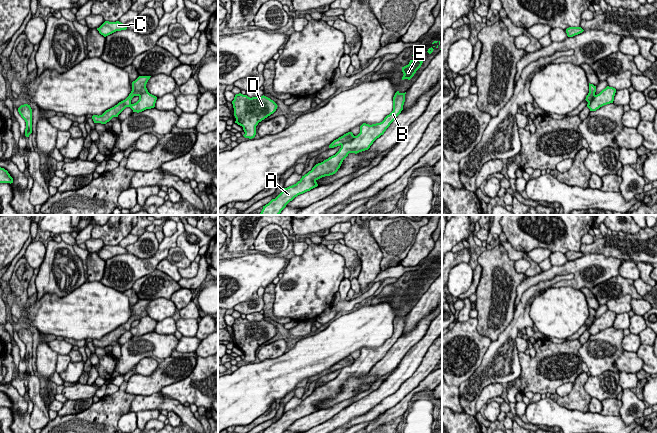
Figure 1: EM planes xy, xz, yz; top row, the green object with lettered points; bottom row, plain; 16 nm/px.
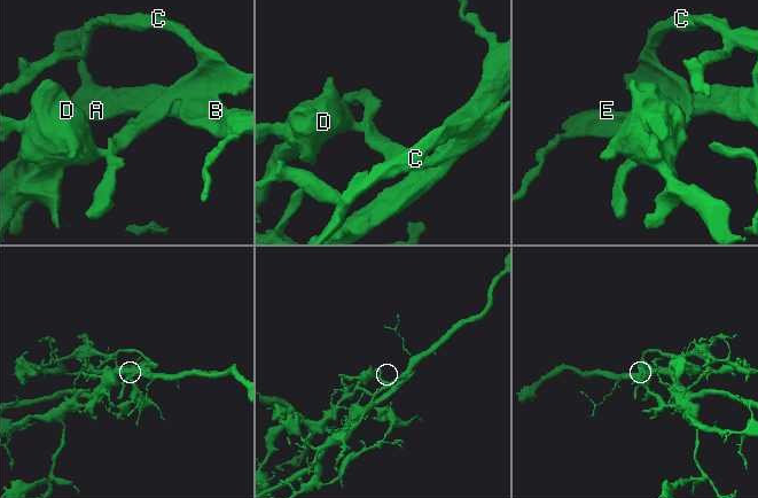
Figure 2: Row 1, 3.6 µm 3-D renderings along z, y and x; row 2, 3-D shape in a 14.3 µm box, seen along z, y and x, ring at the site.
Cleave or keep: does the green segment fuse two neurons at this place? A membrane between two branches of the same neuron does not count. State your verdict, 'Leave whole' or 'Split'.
Split

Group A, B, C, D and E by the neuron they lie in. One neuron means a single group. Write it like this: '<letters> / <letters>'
A B E / C D

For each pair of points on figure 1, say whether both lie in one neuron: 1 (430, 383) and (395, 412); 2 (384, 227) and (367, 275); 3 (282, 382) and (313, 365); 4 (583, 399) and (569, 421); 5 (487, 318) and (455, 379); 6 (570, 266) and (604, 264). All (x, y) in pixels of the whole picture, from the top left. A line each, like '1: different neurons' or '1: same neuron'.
1: same neuron
2: different neurons
3: same neuron
4: different neurons
5: different neurons
6: same neuron

